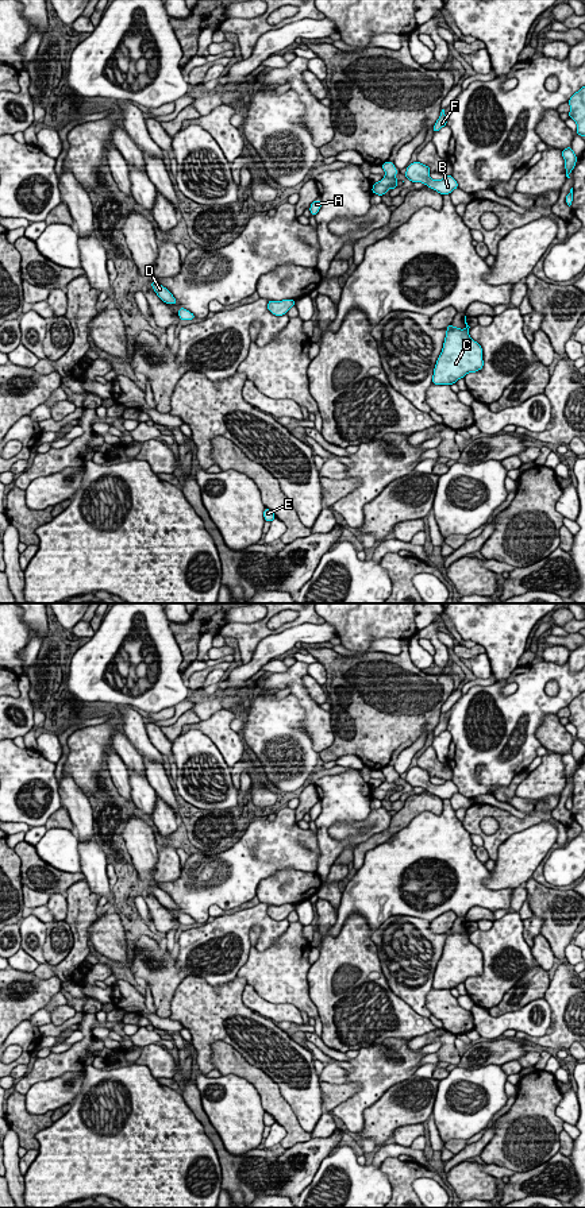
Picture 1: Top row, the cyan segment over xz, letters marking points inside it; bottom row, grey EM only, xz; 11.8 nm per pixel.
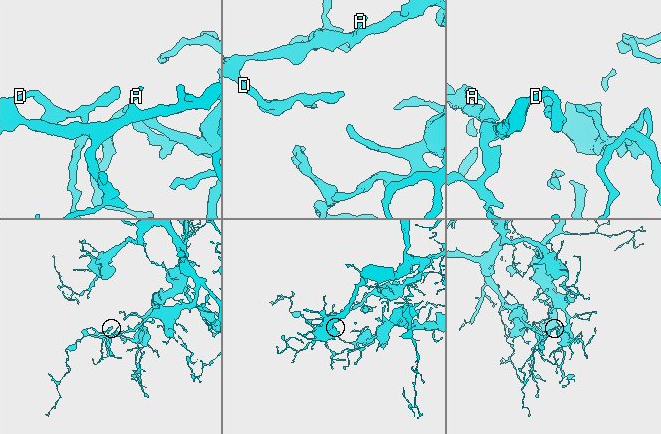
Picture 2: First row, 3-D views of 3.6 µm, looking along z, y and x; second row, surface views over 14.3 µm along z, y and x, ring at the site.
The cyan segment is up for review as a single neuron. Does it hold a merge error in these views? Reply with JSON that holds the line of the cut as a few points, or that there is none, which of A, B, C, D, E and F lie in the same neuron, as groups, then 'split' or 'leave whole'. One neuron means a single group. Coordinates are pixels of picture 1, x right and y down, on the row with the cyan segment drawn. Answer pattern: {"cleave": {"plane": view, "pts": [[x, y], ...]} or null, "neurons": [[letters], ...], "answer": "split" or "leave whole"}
{"cleave": null, "neurons": [["A", "B", "C", "D", "E", "F"]], "answer": "leave whole"}

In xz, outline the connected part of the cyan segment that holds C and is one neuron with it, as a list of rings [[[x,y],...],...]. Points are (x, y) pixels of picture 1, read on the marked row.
[[[466,316],[465,324],[466,324],[465,329],[453,327],[451,324],[446,327],[447,332],[442,352],[436,359],[436,364],[434,368],[432,385],[453,385],[457,383],[458,379],[465,378],[466,374],[476,373],[482,368],[484,366],[482,348],[477,341],[474,341],[469,336],[470,327],[466,323]]]

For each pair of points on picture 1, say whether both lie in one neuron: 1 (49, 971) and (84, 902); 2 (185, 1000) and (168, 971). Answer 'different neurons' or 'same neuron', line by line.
1: same neuron
2: different neurons

